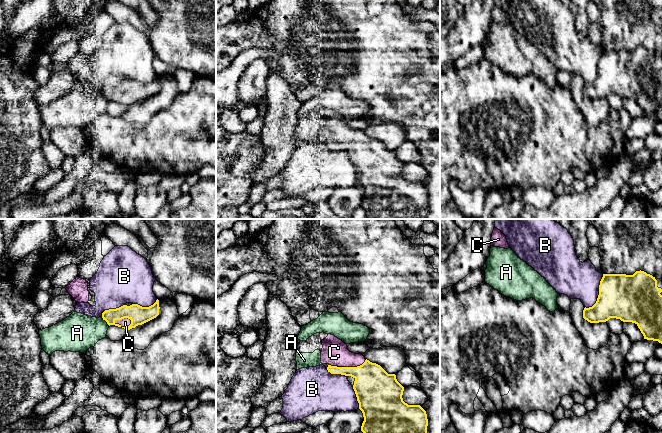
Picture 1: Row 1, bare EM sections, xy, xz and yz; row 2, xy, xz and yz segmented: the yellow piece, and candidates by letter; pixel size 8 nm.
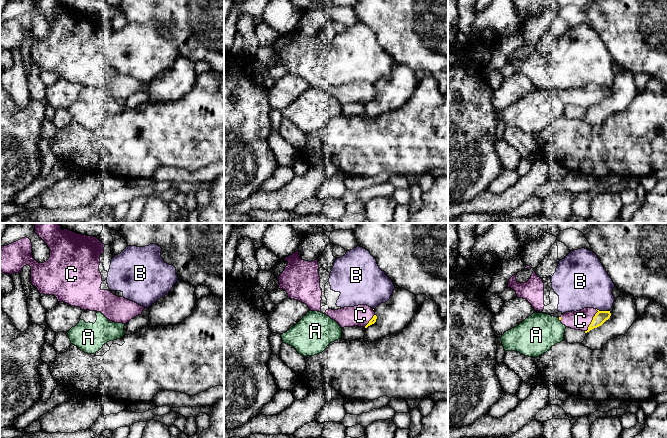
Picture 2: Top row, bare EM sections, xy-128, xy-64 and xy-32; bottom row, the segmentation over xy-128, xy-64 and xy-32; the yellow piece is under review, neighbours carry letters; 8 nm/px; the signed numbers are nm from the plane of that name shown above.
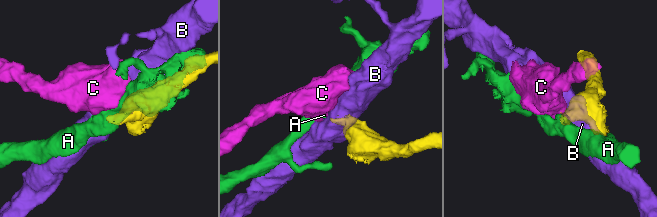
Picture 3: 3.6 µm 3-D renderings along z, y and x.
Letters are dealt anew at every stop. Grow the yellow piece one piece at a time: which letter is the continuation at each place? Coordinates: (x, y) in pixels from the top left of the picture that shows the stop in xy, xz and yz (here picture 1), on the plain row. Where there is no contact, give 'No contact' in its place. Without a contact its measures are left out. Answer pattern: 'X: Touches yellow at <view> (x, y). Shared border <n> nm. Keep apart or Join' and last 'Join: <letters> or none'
A: Touches yellow at xy (105, 96). Shared border 100 nm. Keep apart
B: Touches yellow at yz (599, 69). Shared border 320 nm. Keep apart
C: Touches yellow at xy (122, 94). Shared border 150 nm. Join
Join: C

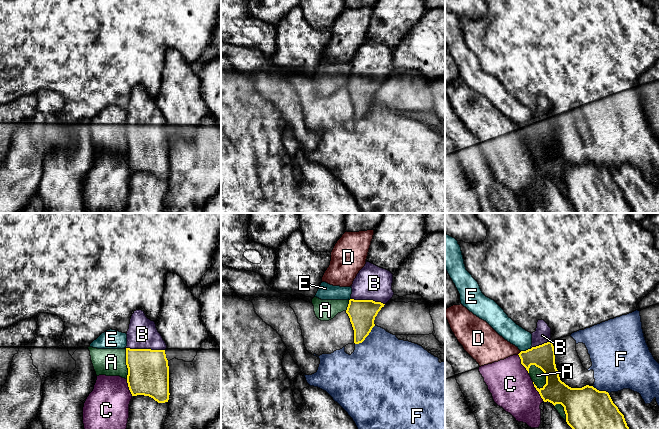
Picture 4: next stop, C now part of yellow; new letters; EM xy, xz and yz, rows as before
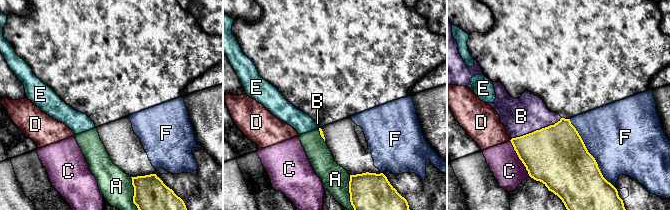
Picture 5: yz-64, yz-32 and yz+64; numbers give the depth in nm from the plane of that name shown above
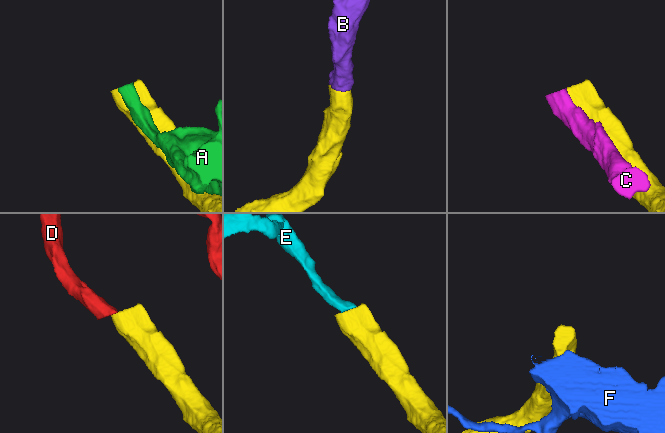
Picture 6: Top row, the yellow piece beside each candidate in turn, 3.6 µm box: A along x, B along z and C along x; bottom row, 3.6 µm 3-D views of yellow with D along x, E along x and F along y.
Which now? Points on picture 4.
A: Touches yellow at yz (544, 149). Shared border 220 nm. Keep apart
B: Touches yellow at xy (145, 125). Shared border 320 nm. Join
C: Touches yellow at yz (538, 167). Shared border 190 nm. Keep apart
D: Touches yellow at yz (520, 128). Shared border 50 nm. Keep apart
E: Touches yellow at yz (526, 126). Shared border 90 nm. Keep apart
F: Touches yellow at xz (366, 112). Shared border 220 nm. Keep apart
Join: B

